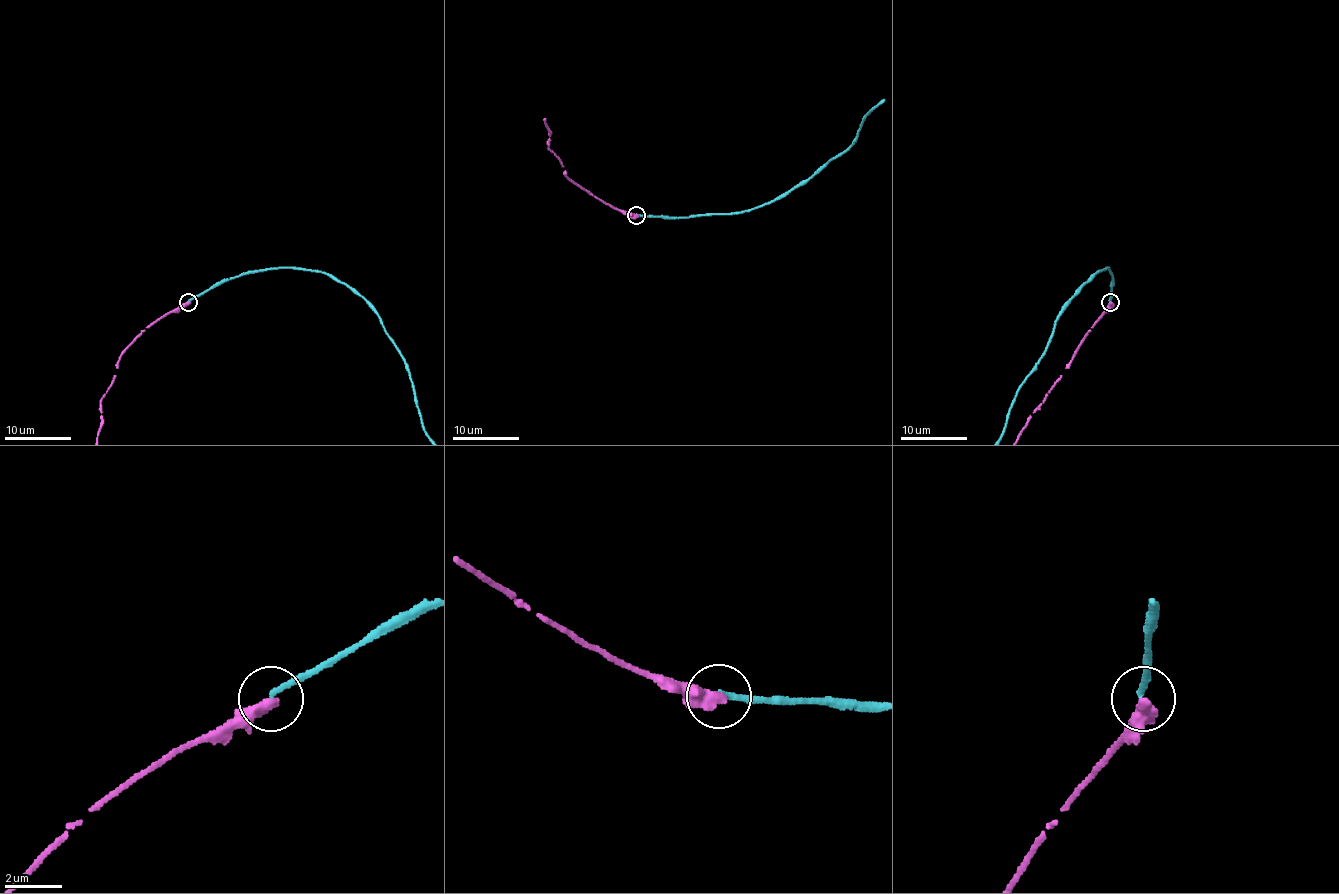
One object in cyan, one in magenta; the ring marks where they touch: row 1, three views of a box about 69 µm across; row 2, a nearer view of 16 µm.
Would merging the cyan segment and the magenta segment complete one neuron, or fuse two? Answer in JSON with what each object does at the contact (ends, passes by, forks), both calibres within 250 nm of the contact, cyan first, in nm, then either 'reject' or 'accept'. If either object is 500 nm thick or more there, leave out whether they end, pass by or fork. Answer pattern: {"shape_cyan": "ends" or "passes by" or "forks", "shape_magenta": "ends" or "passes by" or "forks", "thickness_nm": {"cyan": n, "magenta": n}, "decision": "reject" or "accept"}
{"shape_cyan": "ends", "shape_magenta": "ends", "thickness_nm": {"cyan": 180, "magenta": 460}, "decision": "reject"}

